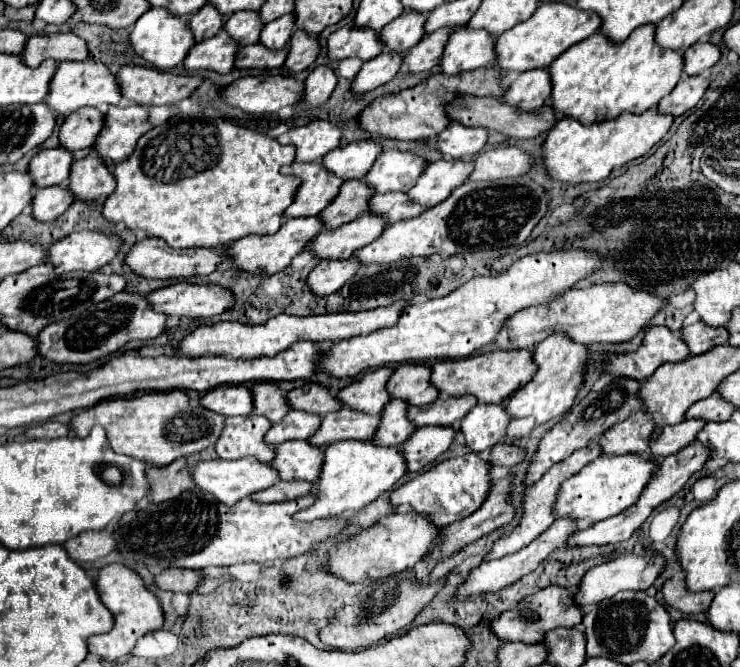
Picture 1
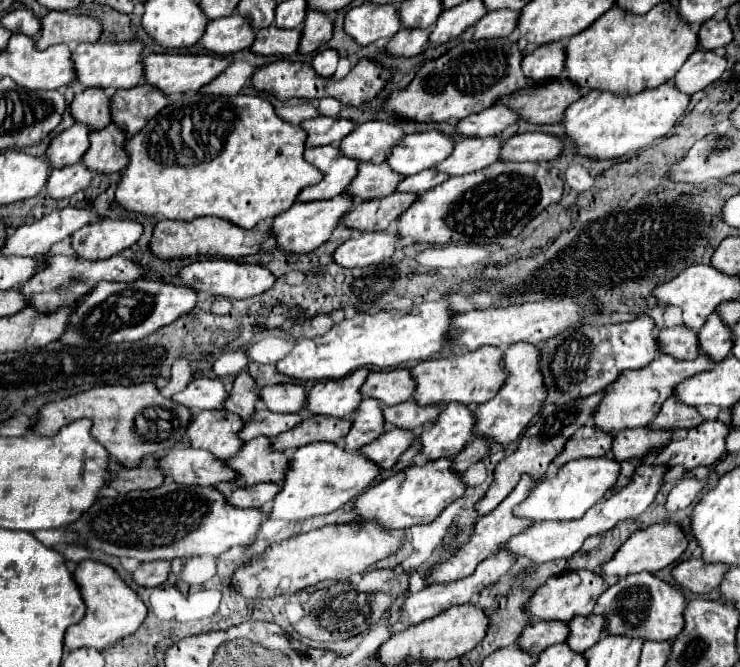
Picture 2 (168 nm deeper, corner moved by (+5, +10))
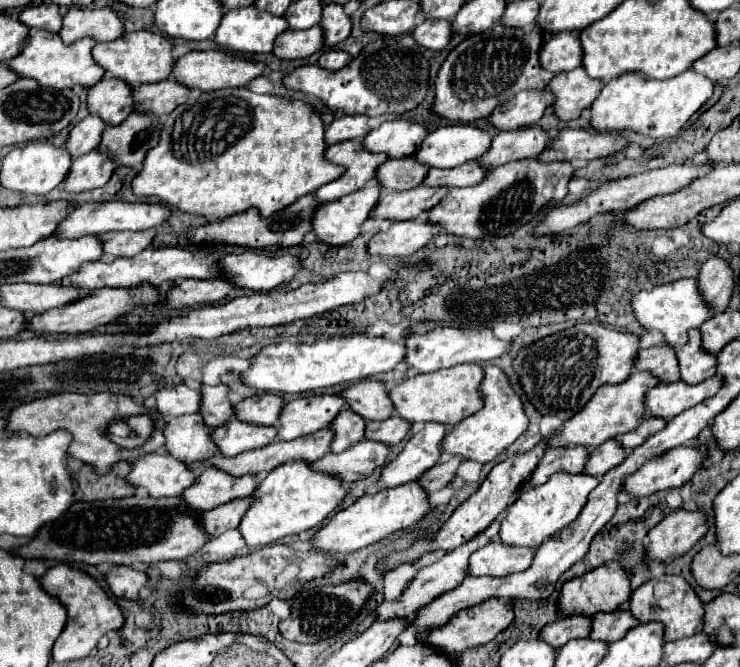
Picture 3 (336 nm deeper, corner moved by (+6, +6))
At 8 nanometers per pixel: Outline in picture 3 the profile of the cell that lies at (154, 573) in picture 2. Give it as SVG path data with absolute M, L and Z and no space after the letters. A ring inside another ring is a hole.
M117 566L115 570L105 574L109 590L117 598L139 600L139 590L147 586L147 574L143 570L135 570L131 566Z

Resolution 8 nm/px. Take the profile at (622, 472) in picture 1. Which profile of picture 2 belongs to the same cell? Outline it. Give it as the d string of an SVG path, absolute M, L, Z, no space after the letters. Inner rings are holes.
M580 458L564 464L558 468L554 476L546 476L542 482L538 482L528 494L528 498L516 506L514 514L518 518L526 518L532 522L544 522L544 520L576 520L586 514L598 500L602 500L616 484L620 472L620 462L612 458Z

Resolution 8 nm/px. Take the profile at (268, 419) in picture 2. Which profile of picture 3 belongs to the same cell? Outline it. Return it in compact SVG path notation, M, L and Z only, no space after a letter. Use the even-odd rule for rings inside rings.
M235 418L225 426L215 428L213 438L225 456L235 456L235 454L241 454L243 450L255 450L259 446L263 448L271 444L277 438L277 428L243 422Z

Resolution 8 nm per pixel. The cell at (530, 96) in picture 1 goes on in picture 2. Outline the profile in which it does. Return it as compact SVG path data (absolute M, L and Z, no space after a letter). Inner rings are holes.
M552 42L552 46L538 46L528 52L522 60L524 74L536 82L560 78L564 72L564 44Z

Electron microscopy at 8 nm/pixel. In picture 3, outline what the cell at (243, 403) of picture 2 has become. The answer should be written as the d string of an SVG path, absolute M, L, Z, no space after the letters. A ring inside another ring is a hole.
M227 384L201 386L201 390L203 390L201 416L205 418L207 426L217 428L235 418L233 404L229 402L229 386Z

